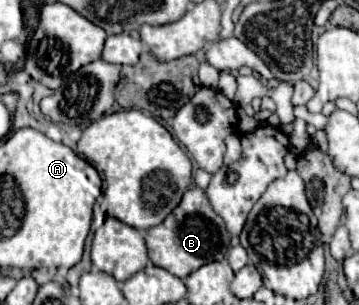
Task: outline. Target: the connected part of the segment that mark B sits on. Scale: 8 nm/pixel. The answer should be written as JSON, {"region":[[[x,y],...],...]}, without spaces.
{"region":[[[190,187],[180,205],[156,227],[152,227],[146,233],[146,245],[148,245],[148,257],[154,265],[170,271],[172,275],[186,279],[190,271],[196,271],[198,267],[218,261],[220,253],[224,253],[230,245],[230,233],[226,229],[224,219],[214,213],[206,191],[200,187]]]}

